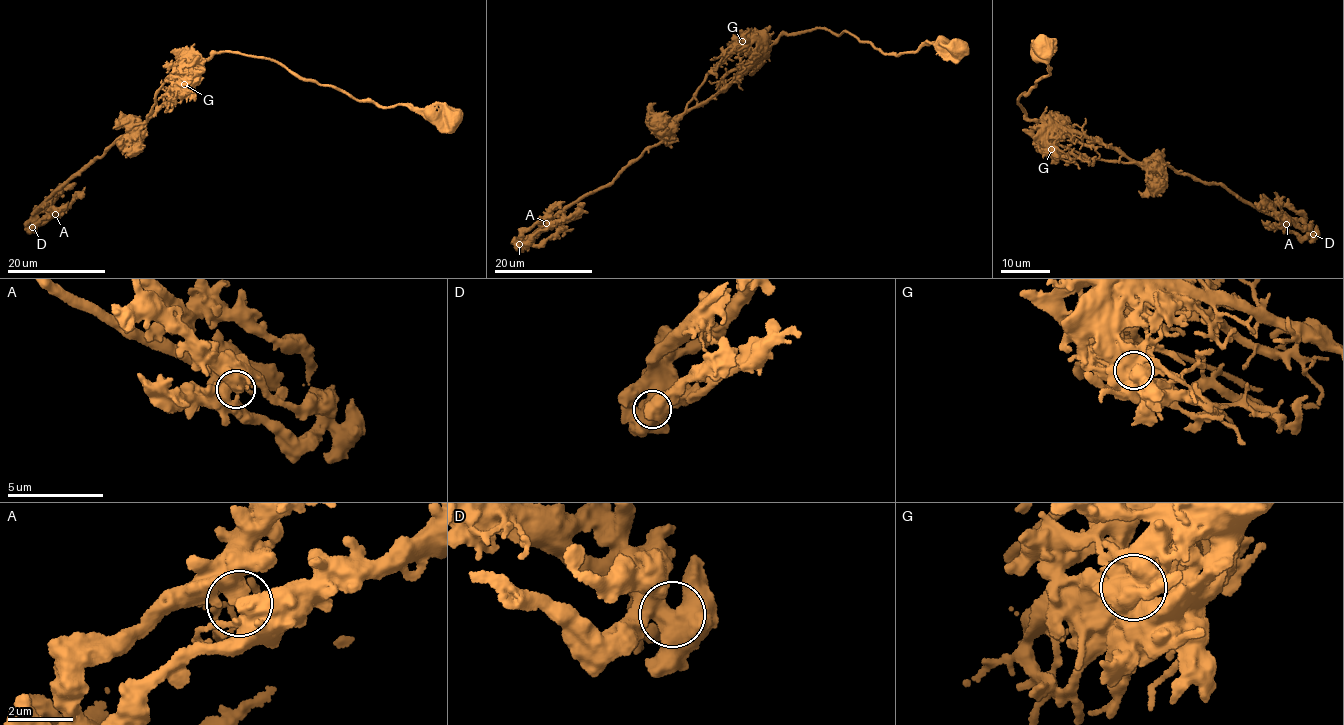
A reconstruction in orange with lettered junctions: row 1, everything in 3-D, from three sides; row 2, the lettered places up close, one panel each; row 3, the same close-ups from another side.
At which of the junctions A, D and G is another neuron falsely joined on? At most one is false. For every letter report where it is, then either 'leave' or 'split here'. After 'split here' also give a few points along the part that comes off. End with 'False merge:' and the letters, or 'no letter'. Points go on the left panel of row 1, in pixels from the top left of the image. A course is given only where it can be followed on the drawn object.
A: (55, 214) | leave
D: (32, 227) | leave
G: (184, 84) | split here | (183, 83), (190, 63), (183, 59), (170, 68), (145, 122), (129, 130), (136, 150), (117, 145)
False merge: G

